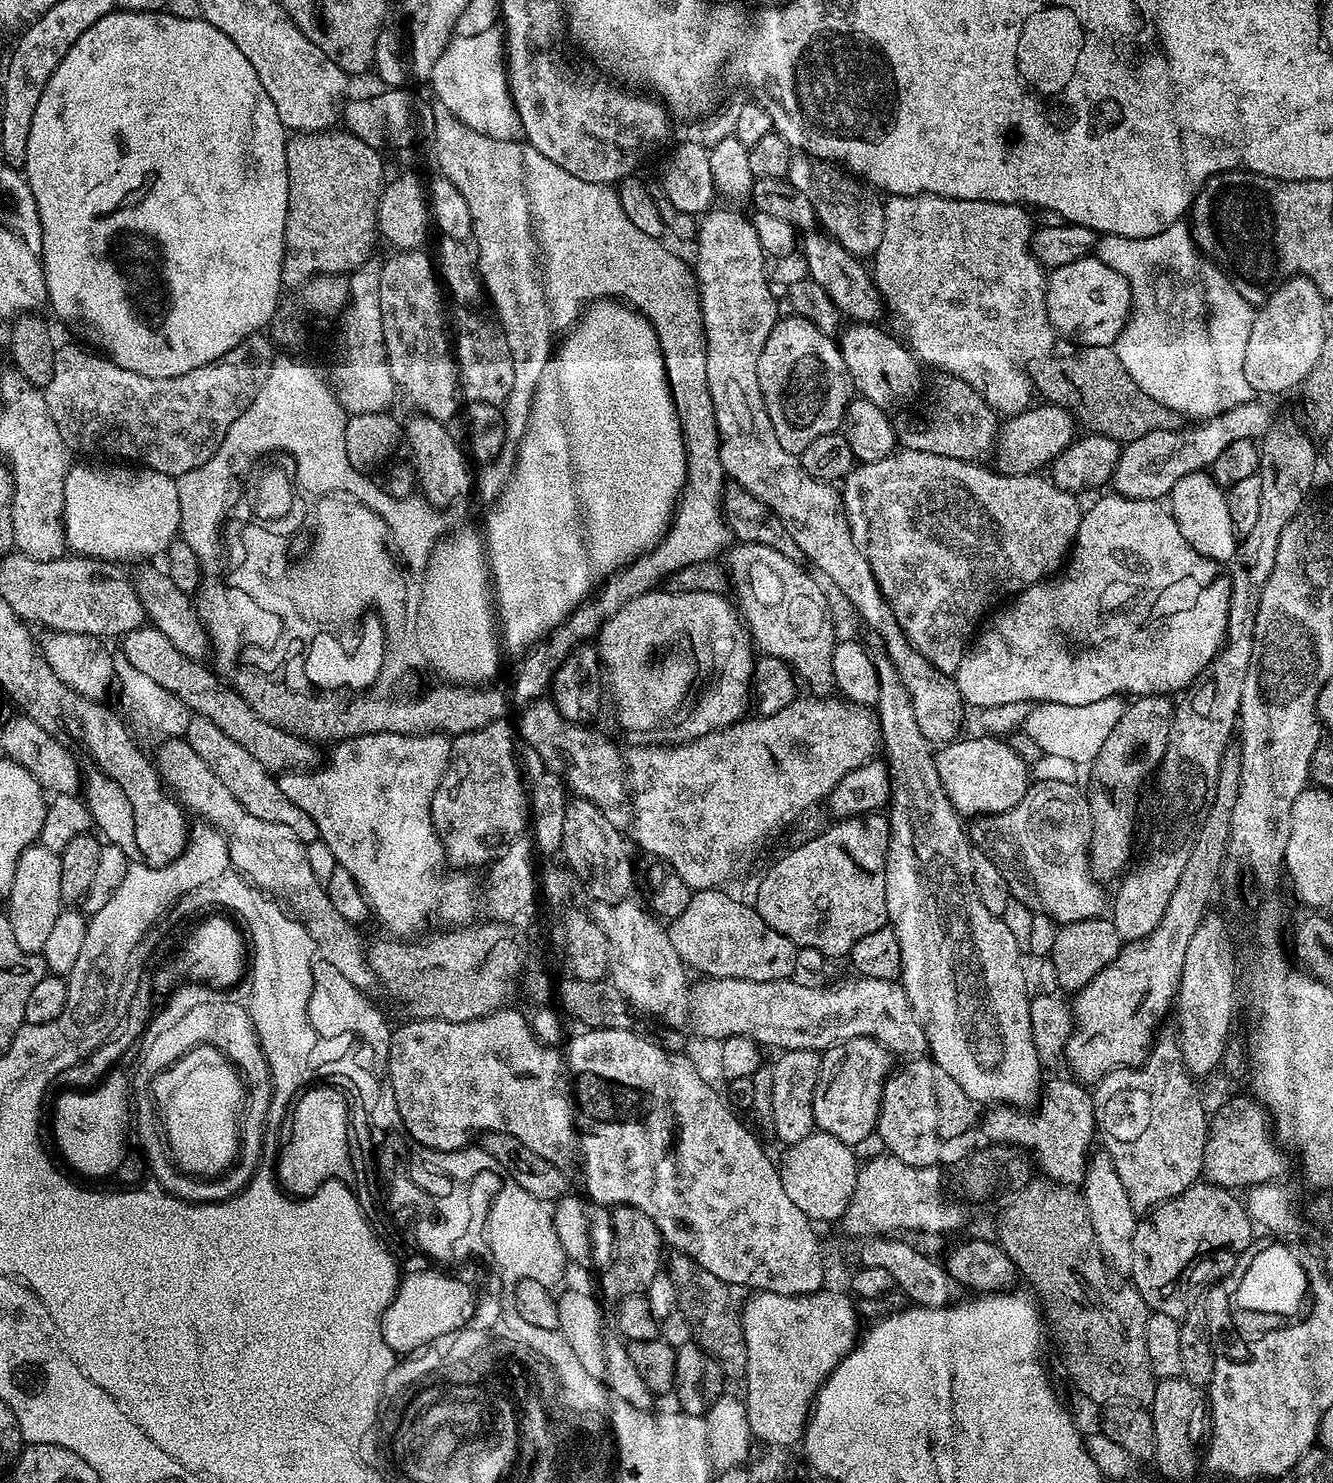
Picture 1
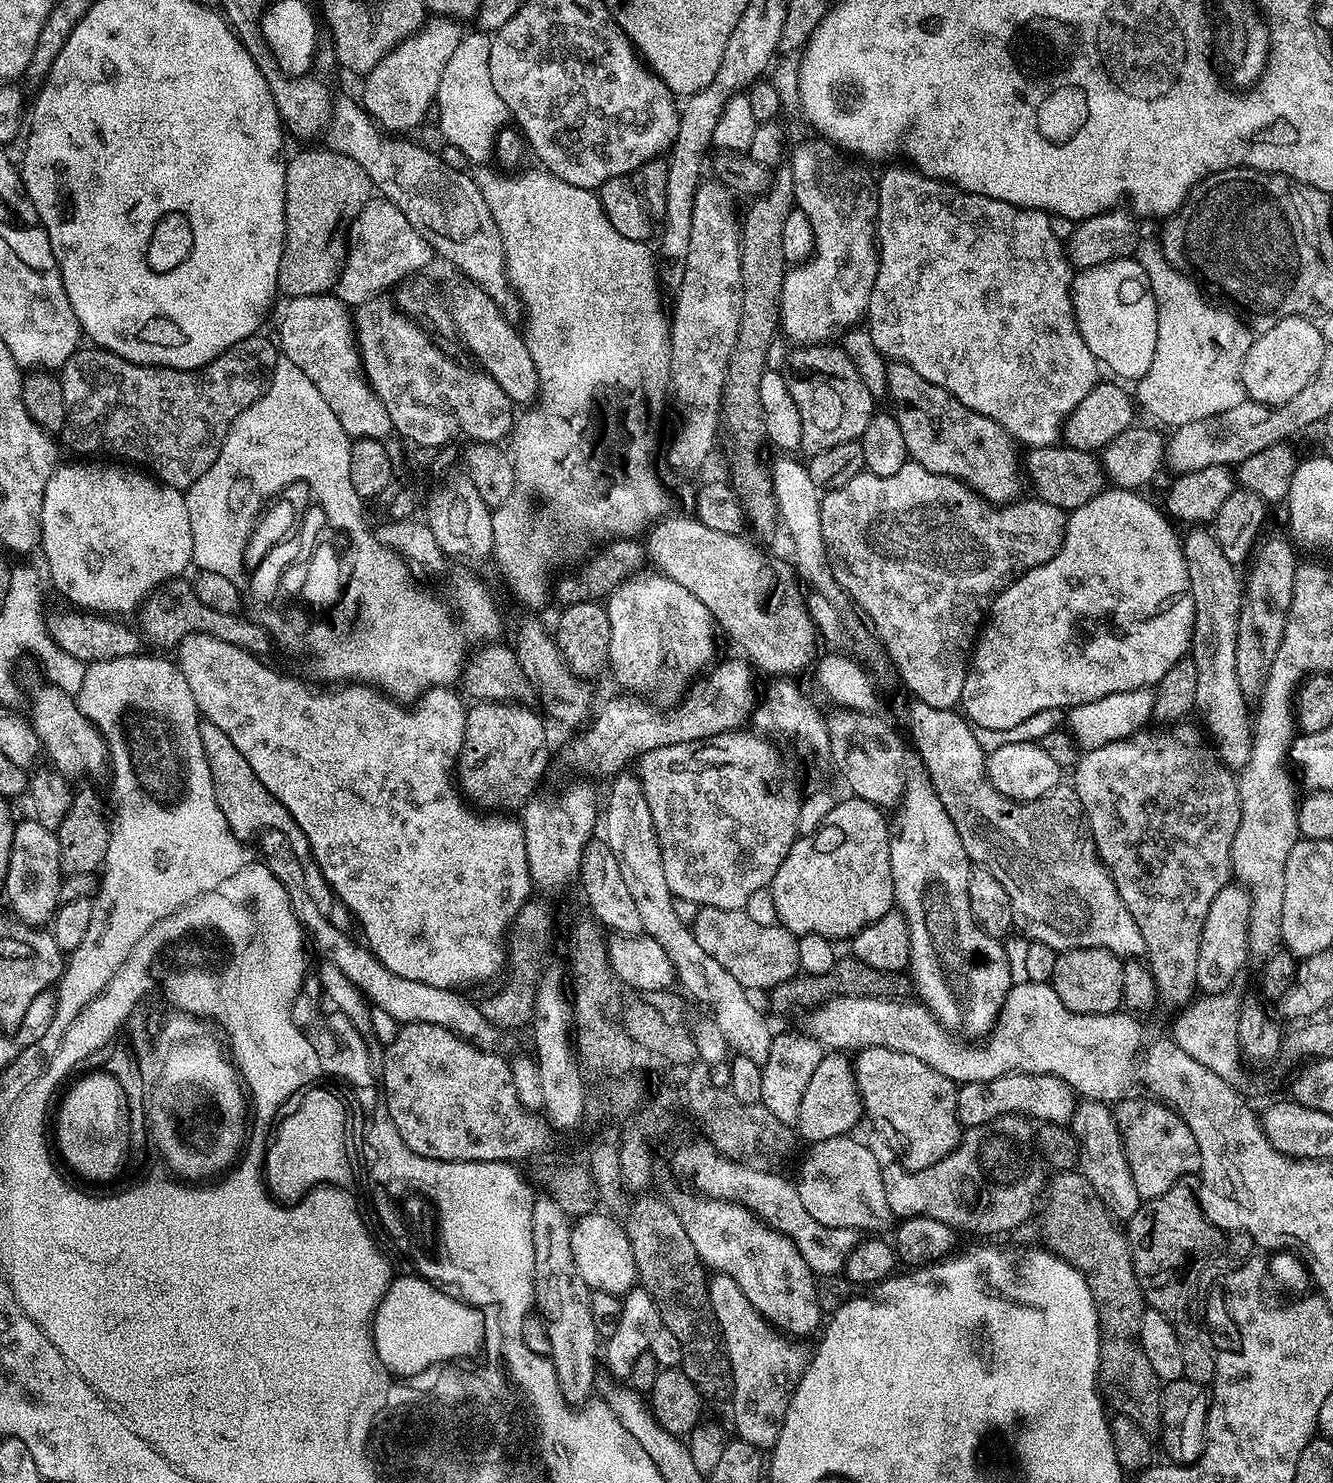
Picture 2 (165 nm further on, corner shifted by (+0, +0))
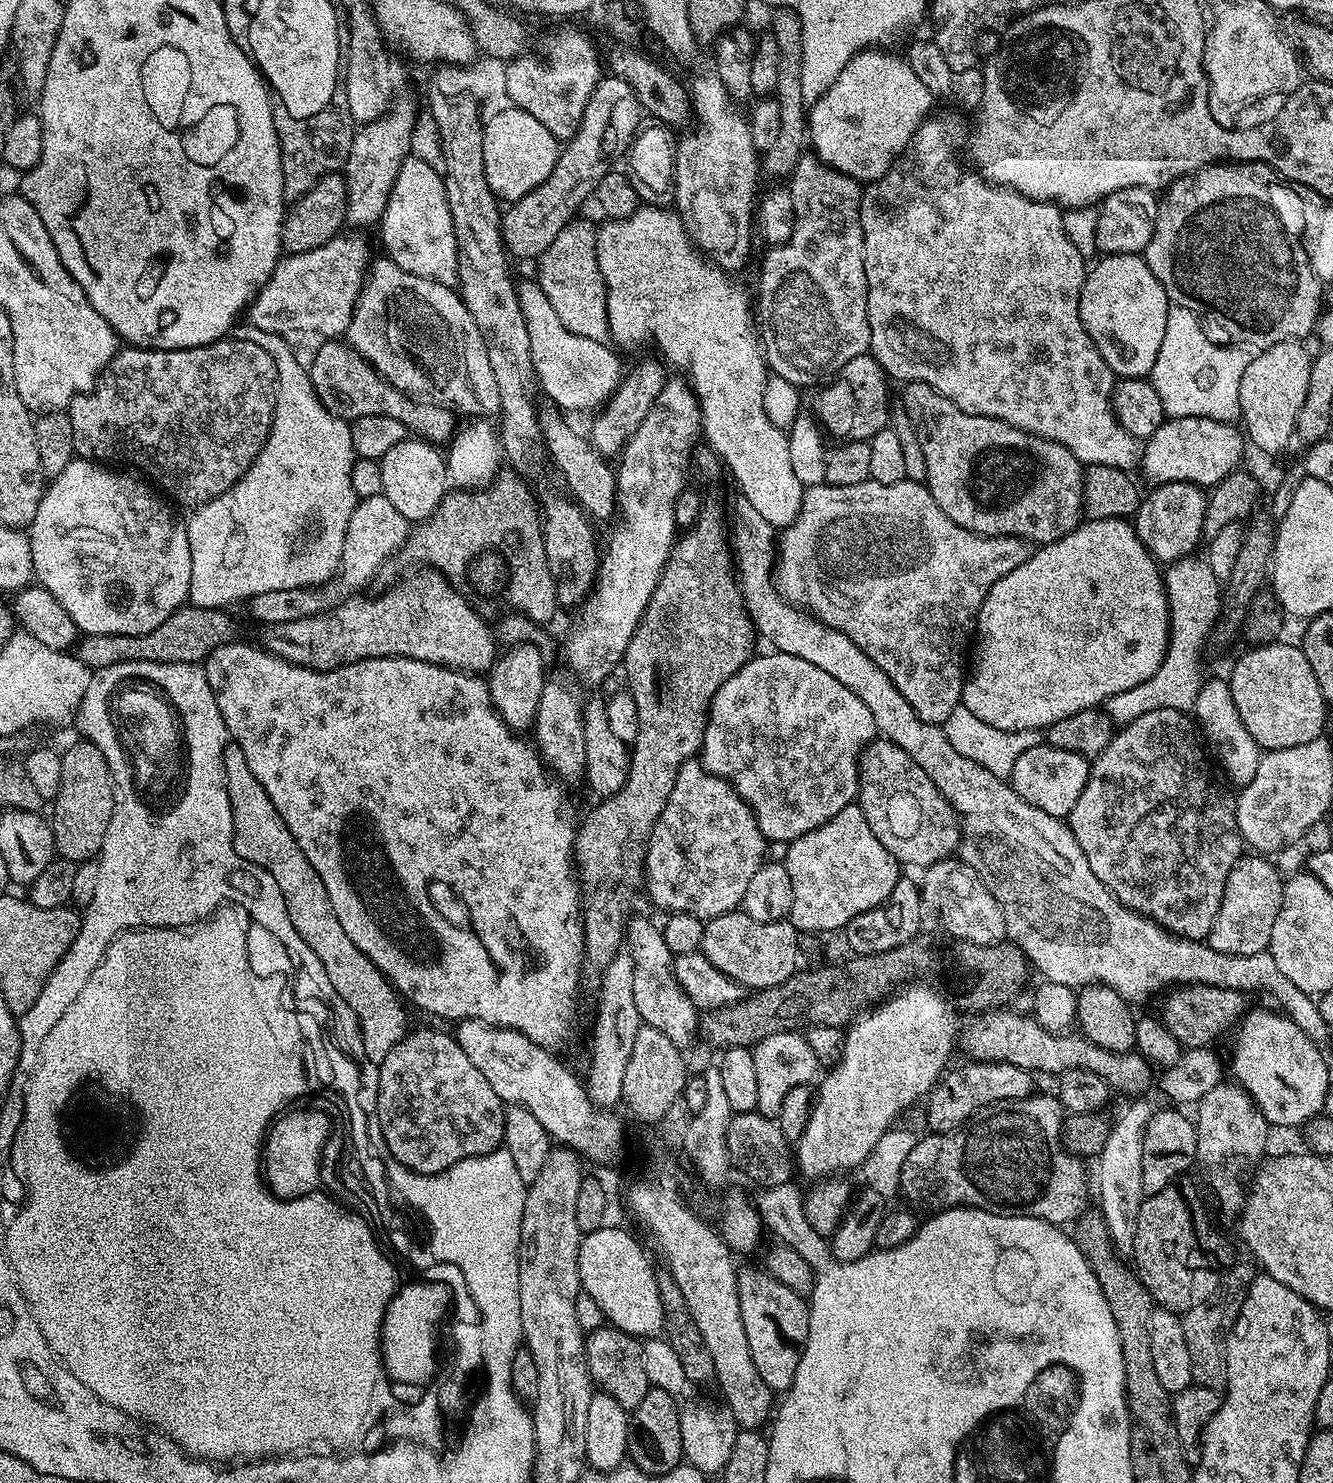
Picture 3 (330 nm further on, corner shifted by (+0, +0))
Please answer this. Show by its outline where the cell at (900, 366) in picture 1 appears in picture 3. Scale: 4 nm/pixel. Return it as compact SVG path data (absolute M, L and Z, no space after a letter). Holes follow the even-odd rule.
M909 380L903 385L903 388L902 403L906 406L906 414L910 414L914 426L920 432L922 451L926 453L926 474L928 475L926 483L928 489L934 498L934 502L938 502L938 506L942 506L942 510L946 510L946 516L954 522L958 522L958 526L962 526L971 532L976 532L980 536L1017 536L1031 542L1033 545L1043 546L1053 544L1058 538L1070 534L1082 523L1084 473L1086 468L1085 465L1080 463L1078 458L1074 458L1074 454L1070 454L1070 450L1066 450L1066 446L1062 446L1058 442L1050 442L1041 436L1030 434L1026 430L1018 430L1006 422L995 420L989 416L971 416L966 414L958 406L954 406L954 402L950 402L950 398L946 398L938 390L926 386L926 382Z

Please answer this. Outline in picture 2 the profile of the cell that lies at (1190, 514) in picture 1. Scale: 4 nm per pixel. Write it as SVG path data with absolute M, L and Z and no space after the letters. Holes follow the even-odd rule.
M1191 529L1188 536L1184 536L1184 557L1187 560L1187 574L1190 576L1192 601L1195 608L1195 622L1192 627L1192 647L1190 658L1195 664L1198 675L1197 693L1195 694L1196 708L1202 712L1206 722L1205 729L1211 736L1217 749L1217 755L1233 772L1243 771L1248 764L1252 749L1250 714L1247 702L1242 698L1236 672L1236 642L1239 630L1239 612L1243 602L1242 584L1238 582L1237 569L1223 554L1221 546L1211 531Z

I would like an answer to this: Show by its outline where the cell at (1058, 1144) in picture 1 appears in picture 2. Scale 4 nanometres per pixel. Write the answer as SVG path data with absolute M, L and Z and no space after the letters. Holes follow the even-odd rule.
M1011 1072L1008 1076L999 1076L986 1082L970 1082L957 1087L957 1118L965 1129L985 1124L999 1116L1013 1114L1036 1122L1067 1125L1077 1103L1076 1093L1065 1080L1046 1074Z

